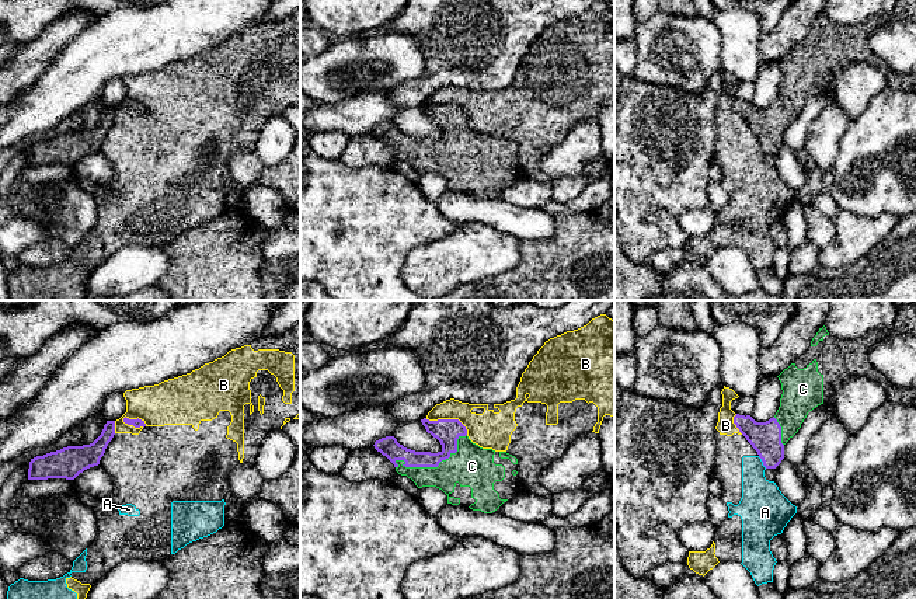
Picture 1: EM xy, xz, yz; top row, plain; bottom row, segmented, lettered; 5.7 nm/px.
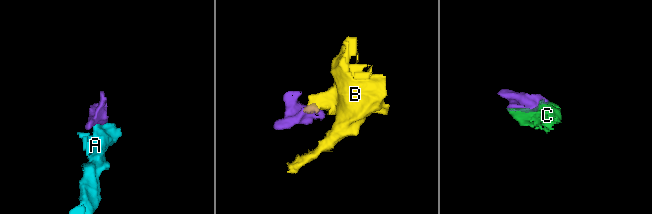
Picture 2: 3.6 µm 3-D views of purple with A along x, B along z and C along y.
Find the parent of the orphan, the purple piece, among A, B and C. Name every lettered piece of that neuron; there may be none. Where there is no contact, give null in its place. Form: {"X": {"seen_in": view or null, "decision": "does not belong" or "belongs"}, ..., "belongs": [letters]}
{"A": {"seen_in": "yz", "decision": "does not belong"}, "B": {"seen_in": "xy", "decision": "does not belong"}, "C": {"seen_in": "xz", "decision": "belongs"}, "belongs": ["C"]}

